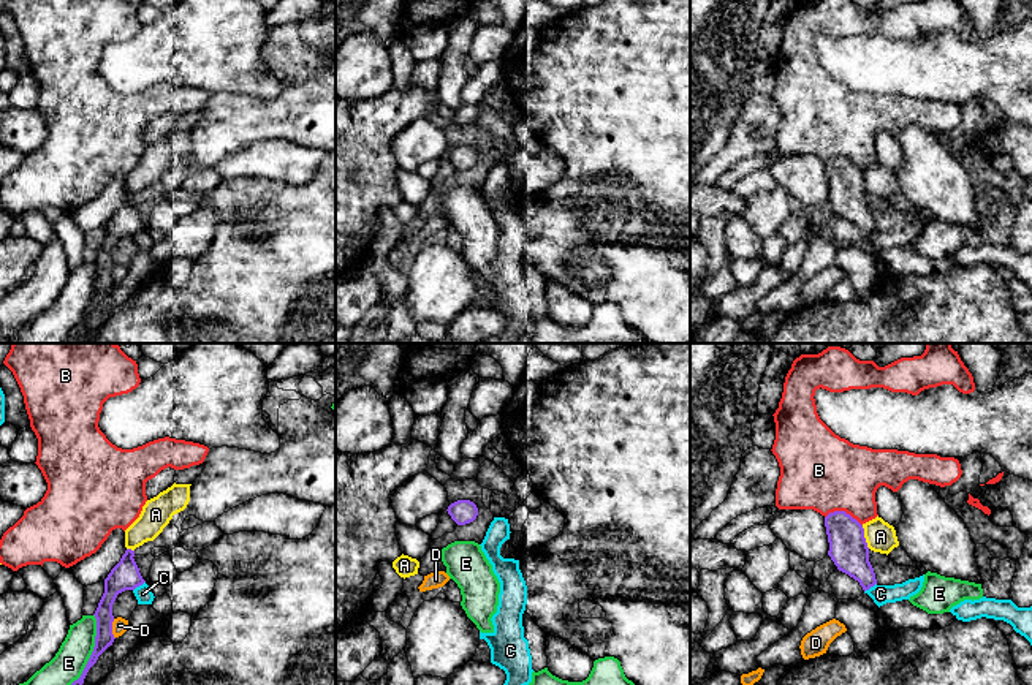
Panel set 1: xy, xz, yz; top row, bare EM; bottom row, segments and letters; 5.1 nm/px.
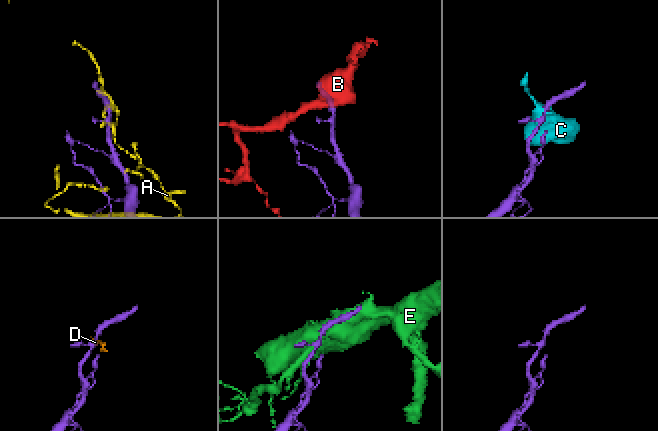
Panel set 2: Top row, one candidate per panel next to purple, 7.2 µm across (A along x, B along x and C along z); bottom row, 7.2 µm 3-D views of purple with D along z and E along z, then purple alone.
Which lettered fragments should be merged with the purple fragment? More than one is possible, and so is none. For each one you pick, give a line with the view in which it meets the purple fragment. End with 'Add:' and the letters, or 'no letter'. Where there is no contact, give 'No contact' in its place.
Add: no letter

